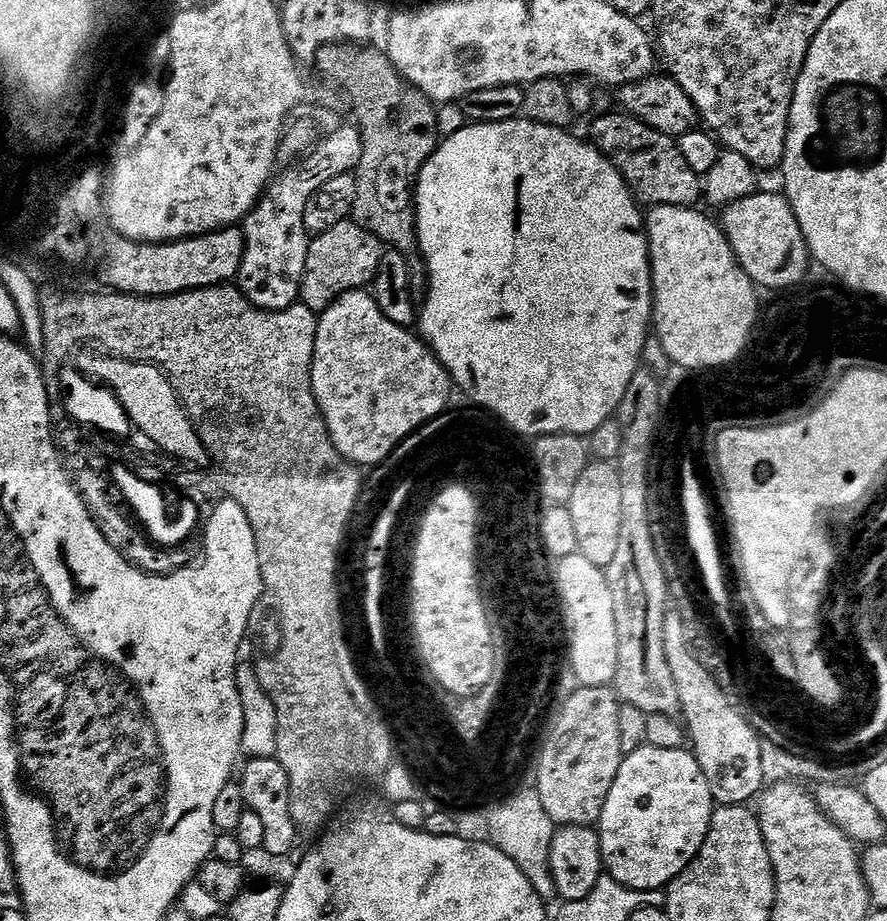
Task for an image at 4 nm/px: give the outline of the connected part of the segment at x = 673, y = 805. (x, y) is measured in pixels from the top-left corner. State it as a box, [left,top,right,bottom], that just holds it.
[598,746,714,892]

